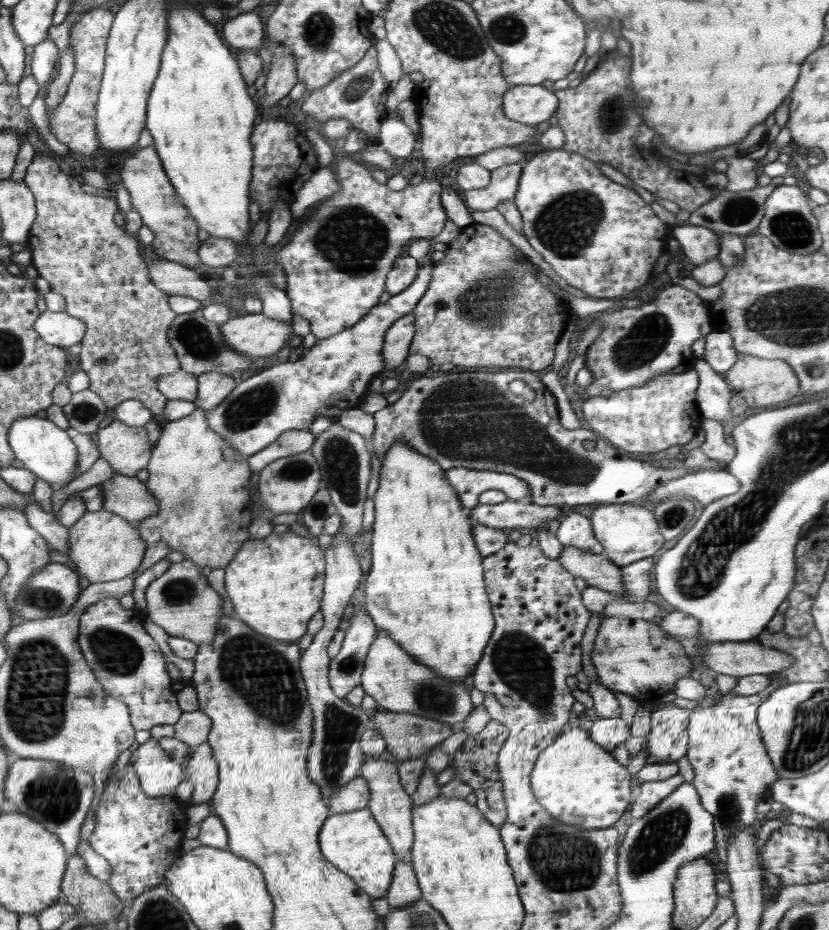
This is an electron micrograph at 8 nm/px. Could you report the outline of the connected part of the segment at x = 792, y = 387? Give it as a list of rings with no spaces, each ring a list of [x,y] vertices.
[[[737,353],[736,362],[726,371],[725,378],[731,393],[741,396],[750,408],[782,404],[798,394],[798,378],[792,368],[780,358],[774,360]]]

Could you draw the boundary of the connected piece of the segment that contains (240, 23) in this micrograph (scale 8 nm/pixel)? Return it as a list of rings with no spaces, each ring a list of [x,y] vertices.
[[[257,9],[224,20],[222,28],[224,40],[233,47],[252,49],[258,53],[266,42],[265,27],[260,20],[261,12]]]

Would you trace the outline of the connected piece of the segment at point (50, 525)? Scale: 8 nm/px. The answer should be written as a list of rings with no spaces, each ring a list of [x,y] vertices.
[[[38,501],[24,507],[23,512],[27,515],[31,527],[45,537],[52,548],[66,556],[70,554],[69,527],[62,526],[53,512],[44,511]]]

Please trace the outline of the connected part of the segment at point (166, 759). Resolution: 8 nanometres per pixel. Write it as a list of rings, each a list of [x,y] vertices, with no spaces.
[[[152,737],[140,744],[133,755],[134,762],[128,768],[138,774],[141,788],[149,797],[175,794],[184,774],[181,761],[174,762]]]

